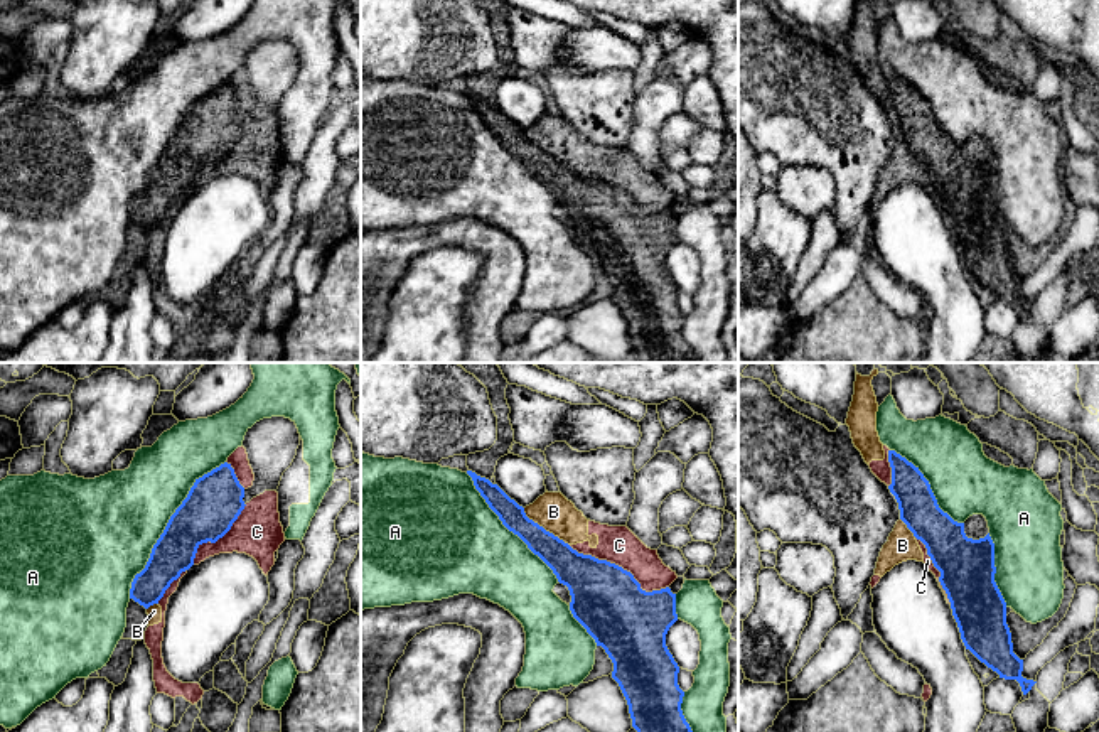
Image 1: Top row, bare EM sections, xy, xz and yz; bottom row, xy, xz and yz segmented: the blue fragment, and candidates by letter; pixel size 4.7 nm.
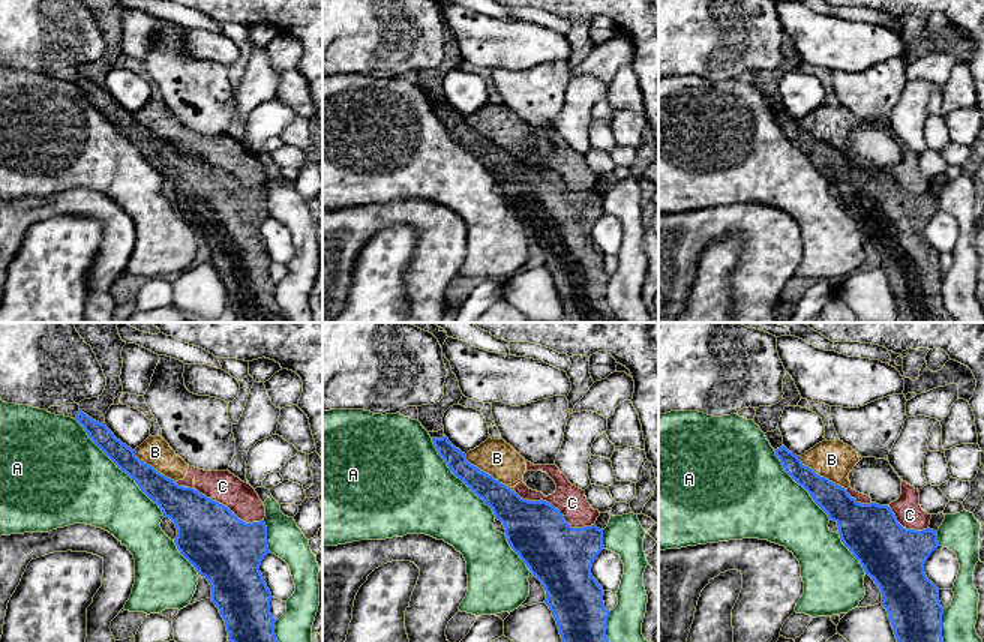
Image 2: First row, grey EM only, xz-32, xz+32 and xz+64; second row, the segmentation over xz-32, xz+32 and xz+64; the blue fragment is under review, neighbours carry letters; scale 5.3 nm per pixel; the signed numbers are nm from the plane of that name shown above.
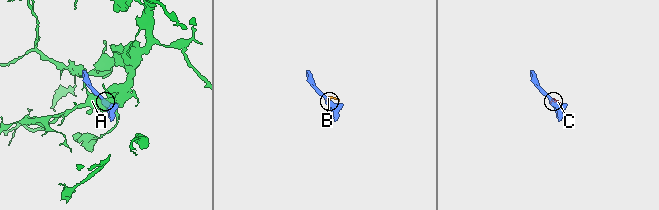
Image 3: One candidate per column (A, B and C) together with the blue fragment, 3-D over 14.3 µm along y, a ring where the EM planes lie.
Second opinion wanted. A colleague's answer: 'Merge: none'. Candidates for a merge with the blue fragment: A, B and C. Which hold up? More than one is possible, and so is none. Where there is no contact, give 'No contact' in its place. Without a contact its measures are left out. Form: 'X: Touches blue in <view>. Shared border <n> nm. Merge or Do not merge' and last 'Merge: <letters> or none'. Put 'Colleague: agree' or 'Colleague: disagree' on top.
Colleague: agree
A: Touches blue in xy. Shared border 800 nm. Do not merge
B: Touches blue in xz. Shared border 280 nm. Do not merge
C: Touches blue in xz. Shared border 500 nm. Do not merge
Merge: none

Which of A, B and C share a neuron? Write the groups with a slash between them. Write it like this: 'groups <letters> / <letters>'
groups A / B C

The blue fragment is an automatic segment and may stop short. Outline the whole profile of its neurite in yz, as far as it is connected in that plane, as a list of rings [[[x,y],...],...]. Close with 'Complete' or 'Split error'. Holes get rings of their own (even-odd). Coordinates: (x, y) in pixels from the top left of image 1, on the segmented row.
[[[888,450],[888,462],[892,467],[888,489],[898,503],[900,519],[925,545],[927,555],[941,572],[939,582],[947,594],[966,649],[996,671],[1000,678],[1016,680],[1027,695],[1037,681],[1021,676],[1023,659],[1013,653],[1011,632],[1006,624],[1006,602],[994,582],[994,543],[989,533],[979,540],[968,538],[964,523],[954,521],[939,508],[929,481],[919,467],[895,450]]]. Complete

